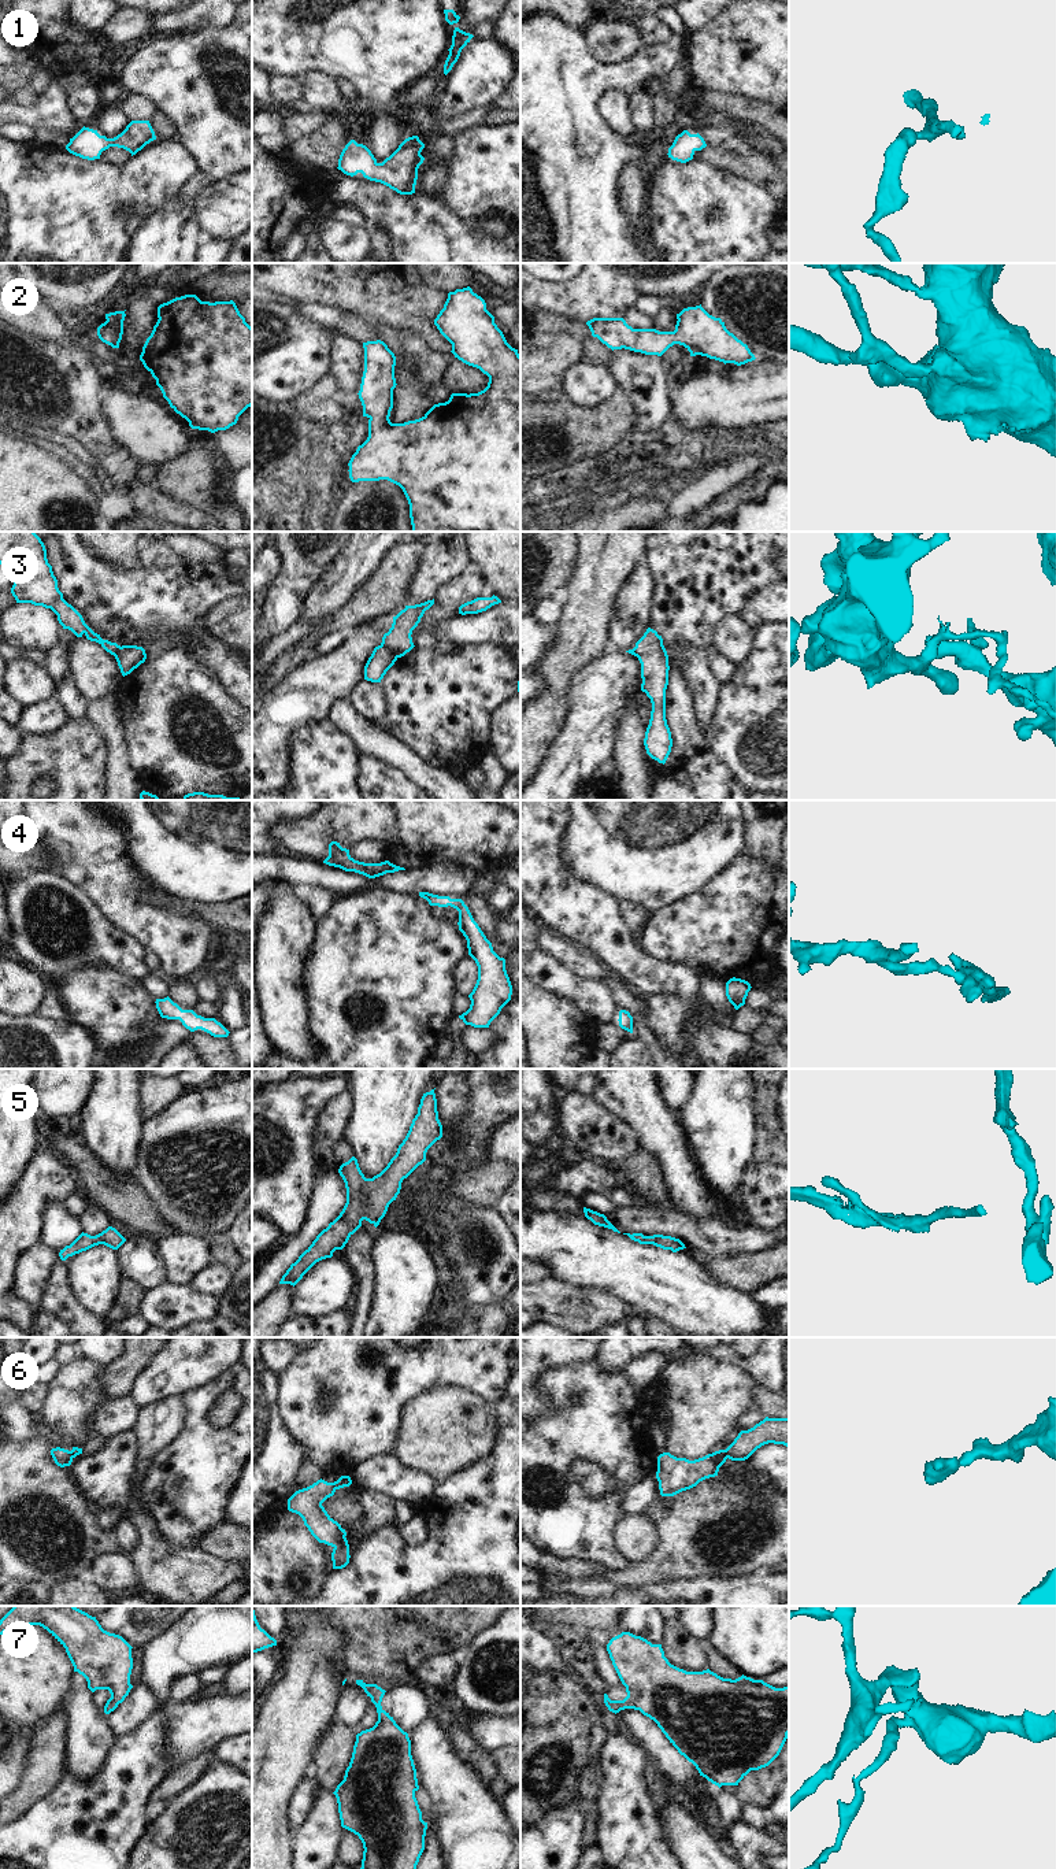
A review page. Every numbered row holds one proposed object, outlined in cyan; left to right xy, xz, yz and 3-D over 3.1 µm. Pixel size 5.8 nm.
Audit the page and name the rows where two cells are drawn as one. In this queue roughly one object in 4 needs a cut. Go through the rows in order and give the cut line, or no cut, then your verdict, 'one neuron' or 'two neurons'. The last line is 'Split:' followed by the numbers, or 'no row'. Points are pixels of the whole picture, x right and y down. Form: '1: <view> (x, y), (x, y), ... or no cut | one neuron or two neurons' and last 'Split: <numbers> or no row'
1: no cut | one neuron
2: no cut | one neuron
3: xz (381, 644), (397, 657) | two neurons
4: no cut | one neuron
5: no cut | one neuron
6: no cut | one neuron
7: no cut | one neuron
Split: 3

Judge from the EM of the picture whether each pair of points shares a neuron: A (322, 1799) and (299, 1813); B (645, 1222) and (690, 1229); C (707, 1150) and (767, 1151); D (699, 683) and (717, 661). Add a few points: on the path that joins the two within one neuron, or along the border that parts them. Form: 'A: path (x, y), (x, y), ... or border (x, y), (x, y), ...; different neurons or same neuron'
A: border (322, 1788), (317, 1794), (306, 1818), (293, 1831); different neurons
B: path (656, 1222), (675, 1222), (680, 1225); same neuron
C: border (755, 1118), (755, 1157), (752, 1159); different neurons
D: border (706, 652), (714, 676), (722, 684); different neurons

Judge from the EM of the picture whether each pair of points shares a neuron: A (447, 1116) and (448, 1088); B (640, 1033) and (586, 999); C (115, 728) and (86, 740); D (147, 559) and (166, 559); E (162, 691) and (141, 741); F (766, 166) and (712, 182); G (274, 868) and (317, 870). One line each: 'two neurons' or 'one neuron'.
A: one neuron
B: two neurons
C: two neurons
D: one neuron
E: one neuron
F: two neurons
G: one neuron

